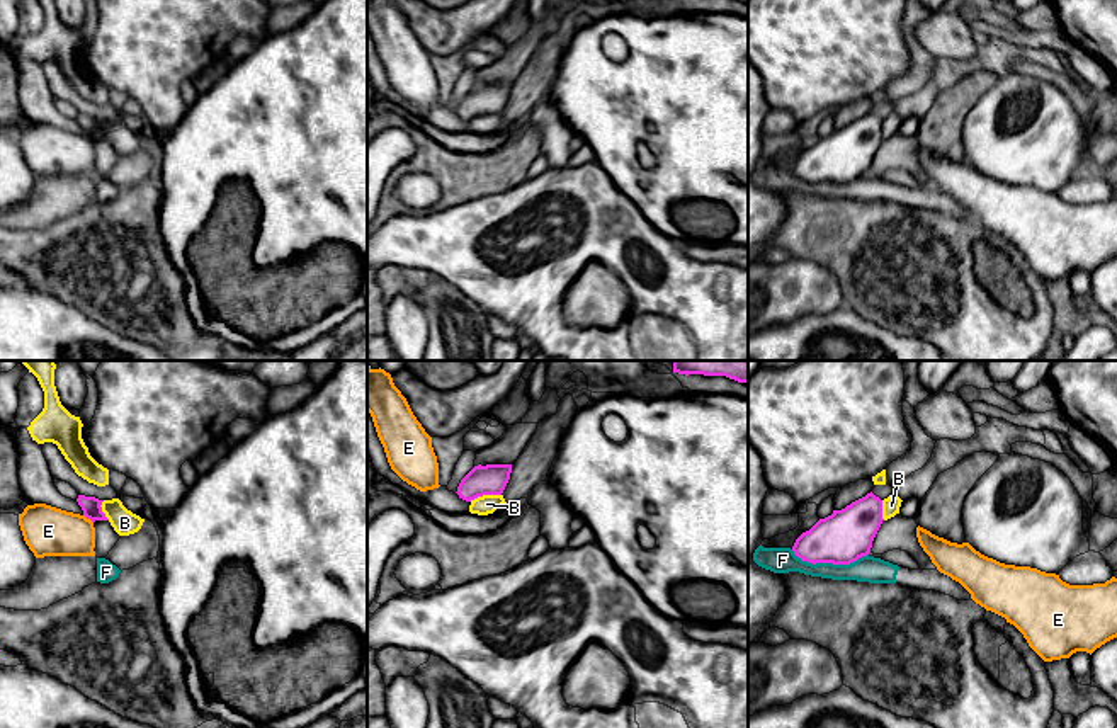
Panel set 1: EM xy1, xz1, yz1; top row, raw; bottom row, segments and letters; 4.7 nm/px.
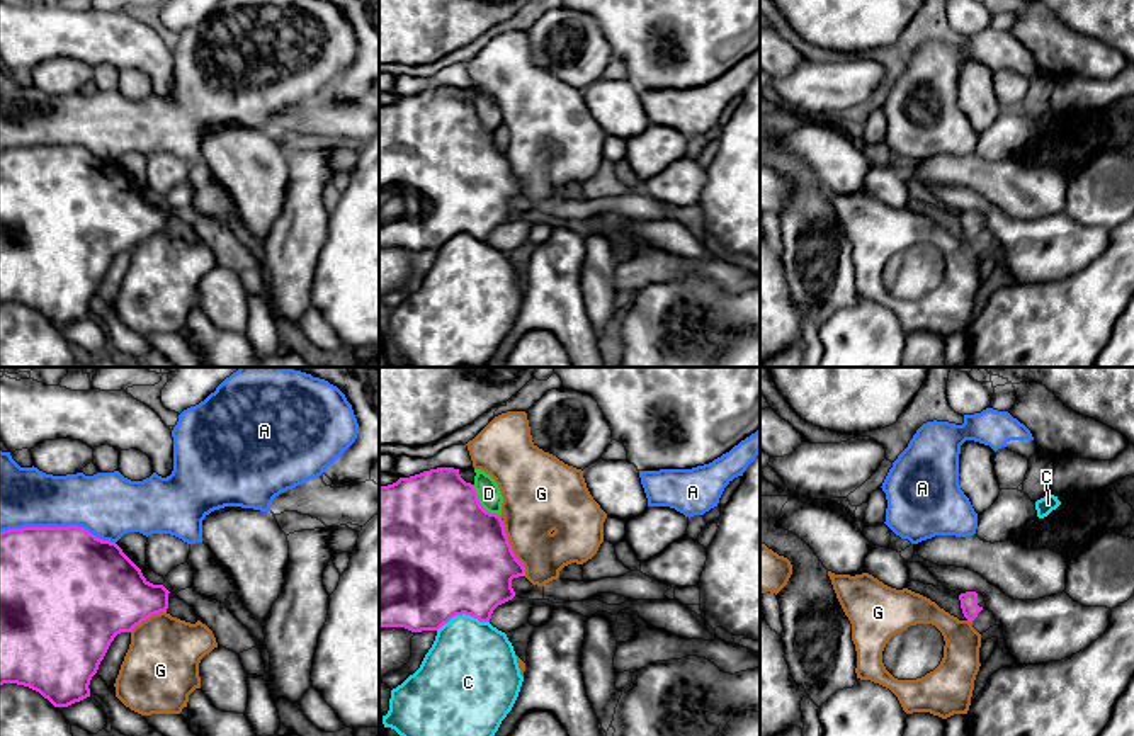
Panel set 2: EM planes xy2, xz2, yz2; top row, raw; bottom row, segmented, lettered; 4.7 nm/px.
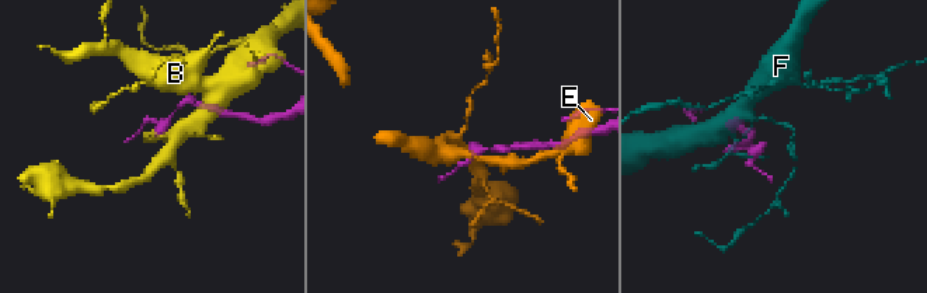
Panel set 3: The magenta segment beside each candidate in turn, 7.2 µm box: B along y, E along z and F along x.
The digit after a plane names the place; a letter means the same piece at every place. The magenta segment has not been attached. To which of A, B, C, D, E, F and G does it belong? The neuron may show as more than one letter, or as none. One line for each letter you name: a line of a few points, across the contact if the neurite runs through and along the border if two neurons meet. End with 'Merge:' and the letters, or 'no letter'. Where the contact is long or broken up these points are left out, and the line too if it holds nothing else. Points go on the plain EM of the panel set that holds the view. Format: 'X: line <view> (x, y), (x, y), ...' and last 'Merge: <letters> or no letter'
Merge: no letter

